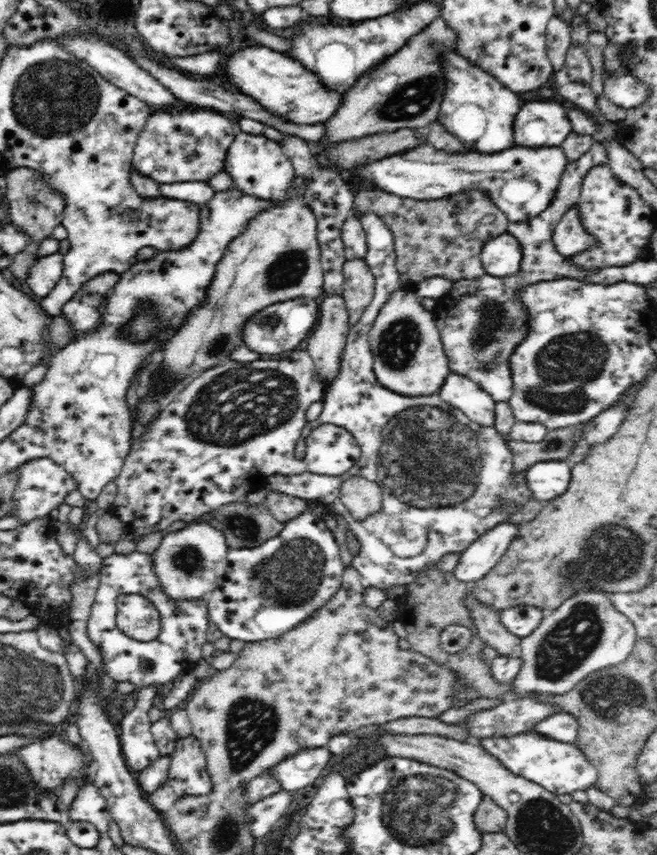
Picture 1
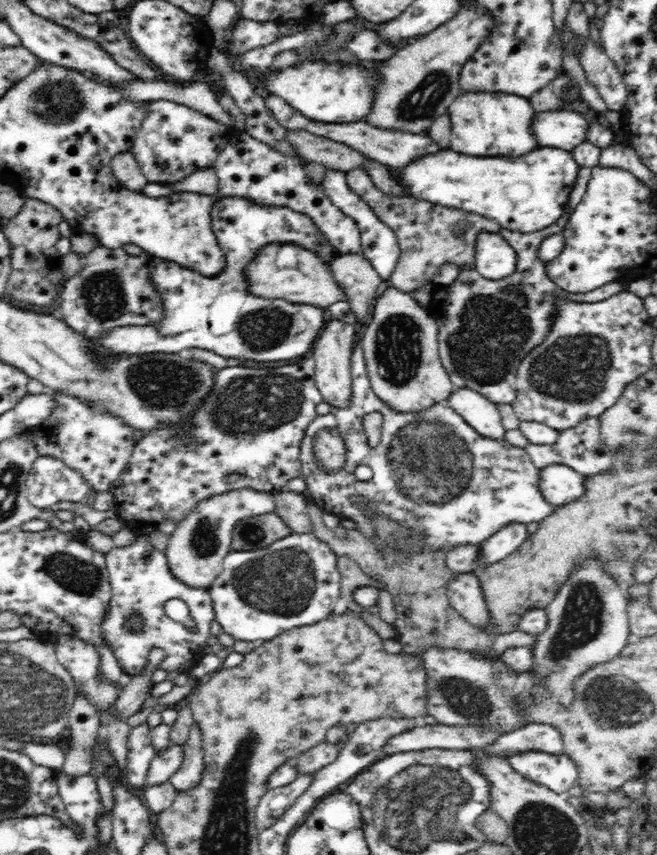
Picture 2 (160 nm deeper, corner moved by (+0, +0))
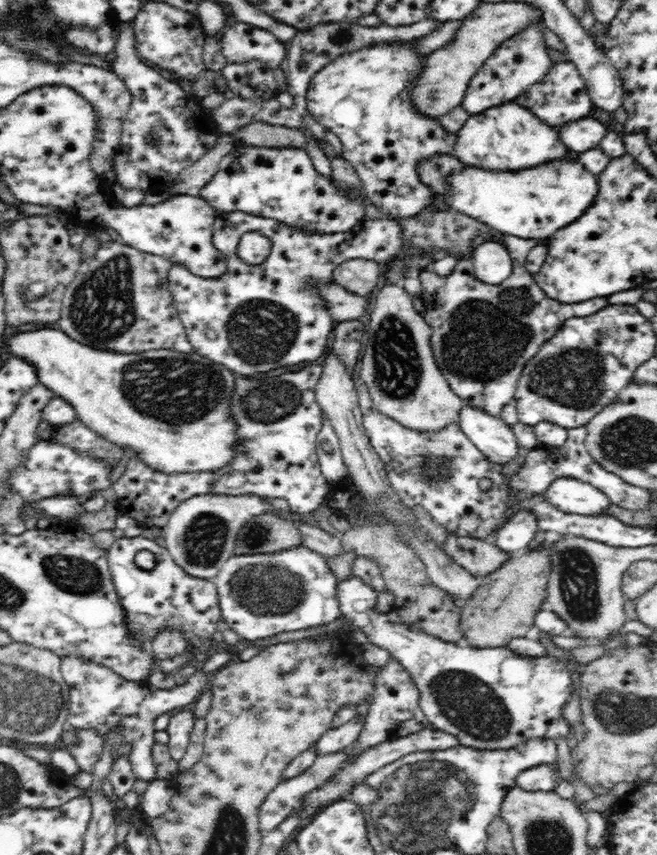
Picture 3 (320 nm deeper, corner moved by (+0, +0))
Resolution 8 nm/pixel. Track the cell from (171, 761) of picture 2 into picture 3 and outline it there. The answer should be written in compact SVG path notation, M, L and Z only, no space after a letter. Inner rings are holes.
M188 709L173 712L170 717L166 730L169 736L167 747L176 761L180 760L187 750L195 720L194 713Z

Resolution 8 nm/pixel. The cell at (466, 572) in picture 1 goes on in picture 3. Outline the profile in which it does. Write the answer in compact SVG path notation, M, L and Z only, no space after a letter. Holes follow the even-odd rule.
M519 509L494 534L495 544L506 553L518 552L527 548L539 529L532 510Z

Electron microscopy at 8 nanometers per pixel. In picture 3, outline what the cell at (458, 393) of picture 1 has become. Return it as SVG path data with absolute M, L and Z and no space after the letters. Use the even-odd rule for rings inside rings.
M465 404L460 411L458 426L488 461L504 465L516 459L519 444L510 429L511 426L500 417L490 416Z

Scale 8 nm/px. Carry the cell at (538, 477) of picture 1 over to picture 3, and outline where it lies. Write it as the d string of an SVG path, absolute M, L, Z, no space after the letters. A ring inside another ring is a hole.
M558 478L544 495L552 506L566 512L566 514L580 516L608 516L607 508L612 504L604 492L594 488L586 482L575 480L574 478Z

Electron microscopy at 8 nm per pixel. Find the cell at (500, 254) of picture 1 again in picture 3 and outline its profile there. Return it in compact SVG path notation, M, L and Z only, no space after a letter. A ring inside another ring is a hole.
M496 242L477 246L469 261L475 277L489 285L501 283L512 274L512 257L507 248Z

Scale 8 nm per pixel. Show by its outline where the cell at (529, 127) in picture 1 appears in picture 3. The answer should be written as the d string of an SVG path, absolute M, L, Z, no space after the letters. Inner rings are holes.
M596 116L584 117L567 122L558 128L559 138L564 146L574 152L584 152L598 148L604 140L608 128Z

